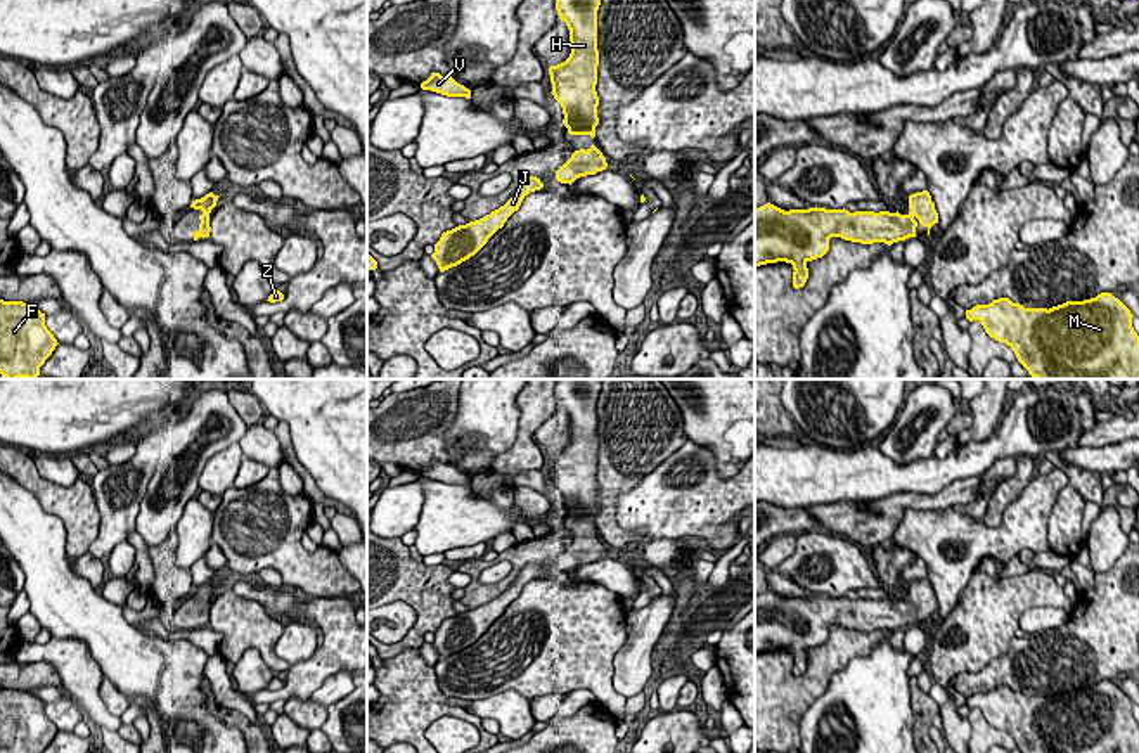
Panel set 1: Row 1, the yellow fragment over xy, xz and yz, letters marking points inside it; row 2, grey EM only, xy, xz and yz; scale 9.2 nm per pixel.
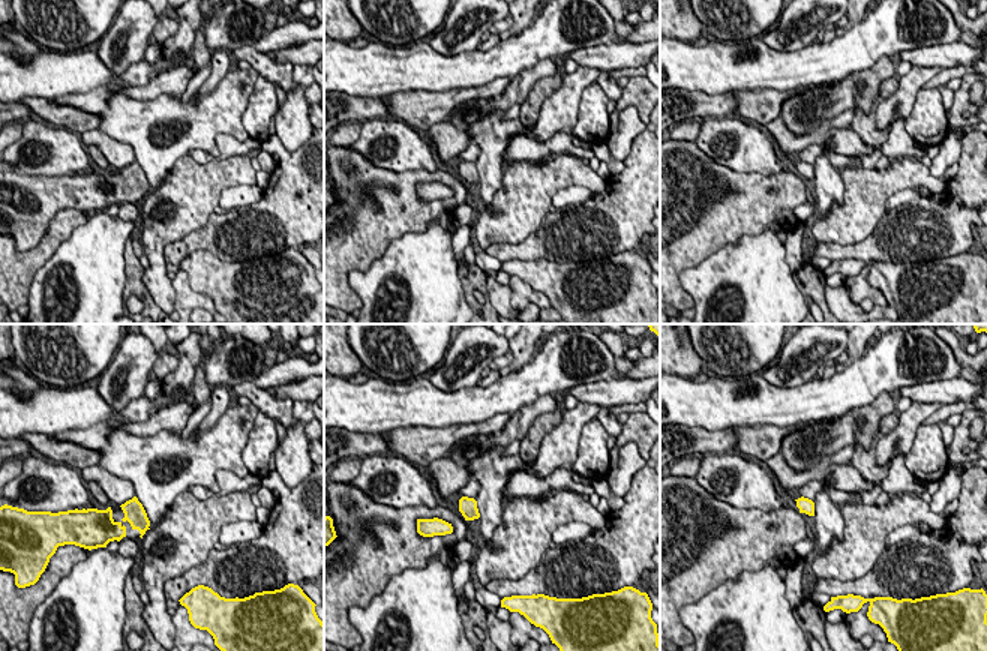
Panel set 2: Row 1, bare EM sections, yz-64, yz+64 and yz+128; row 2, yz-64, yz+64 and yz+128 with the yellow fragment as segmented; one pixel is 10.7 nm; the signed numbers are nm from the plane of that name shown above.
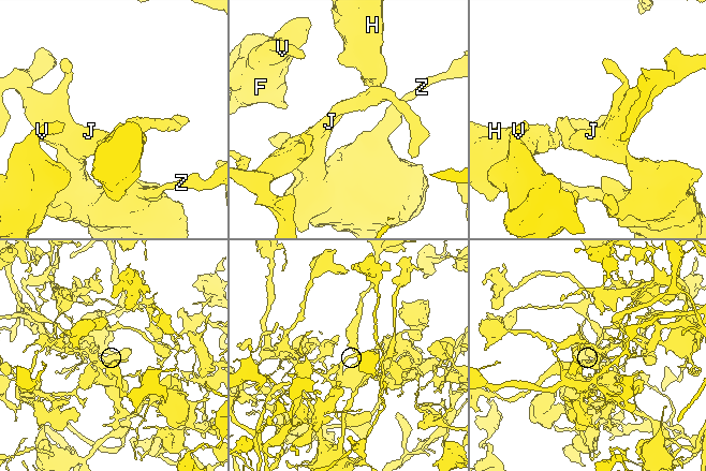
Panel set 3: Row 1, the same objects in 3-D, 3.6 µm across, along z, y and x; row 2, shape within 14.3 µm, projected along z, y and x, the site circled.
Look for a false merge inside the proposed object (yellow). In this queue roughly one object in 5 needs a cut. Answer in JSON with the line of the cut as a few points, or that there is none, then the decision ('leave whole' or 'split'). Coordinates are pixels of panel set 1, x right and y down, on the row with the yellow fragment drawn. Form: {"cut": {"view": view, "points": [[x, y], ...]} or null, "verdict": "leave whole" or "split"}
{"cut": null, "verdict": "leave whole"}

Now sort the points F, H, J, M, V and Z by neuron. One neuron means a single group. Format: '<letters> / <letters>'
F H J M V Z

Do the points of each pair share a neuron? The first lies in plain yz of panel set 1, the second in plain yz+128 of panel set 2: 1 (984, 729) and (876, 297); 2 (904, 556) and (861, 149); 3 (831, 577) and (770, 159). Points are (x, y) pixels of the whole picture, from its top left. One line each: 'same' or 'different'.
1: same
2: same
3: same

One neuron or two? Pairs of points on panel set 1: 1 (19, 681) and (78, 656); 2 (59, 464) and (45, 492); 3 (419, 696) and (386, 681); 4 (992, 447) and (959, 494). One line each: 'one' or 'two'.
1: two
2: two
3: one
4: two

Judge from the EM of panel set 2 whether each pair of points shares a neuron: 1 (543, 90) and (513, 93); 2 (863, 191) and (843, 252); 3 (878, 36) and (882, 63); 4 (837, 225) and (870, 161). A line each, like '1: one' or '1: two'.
1: two
2: two
3: two
4: two

